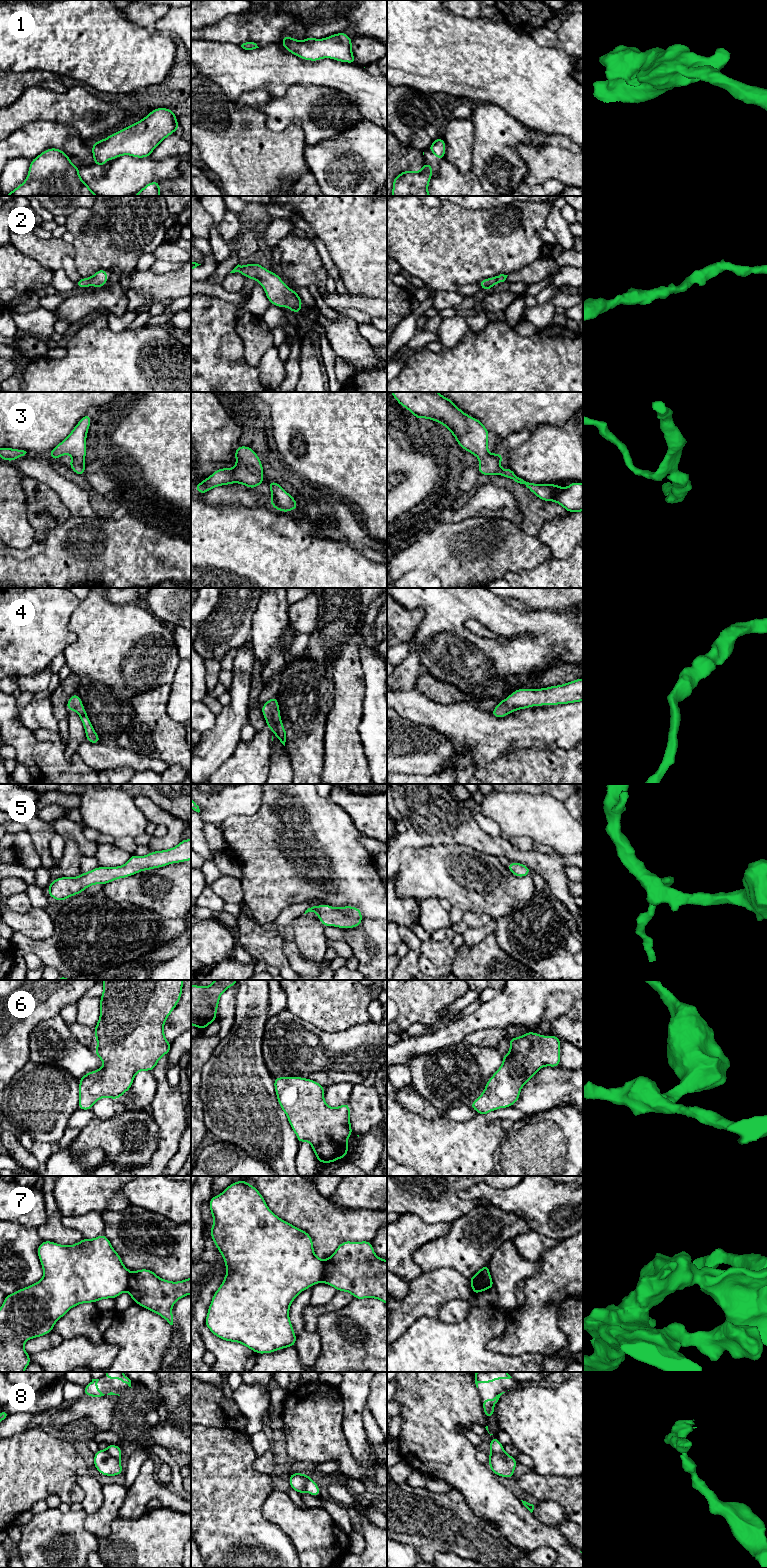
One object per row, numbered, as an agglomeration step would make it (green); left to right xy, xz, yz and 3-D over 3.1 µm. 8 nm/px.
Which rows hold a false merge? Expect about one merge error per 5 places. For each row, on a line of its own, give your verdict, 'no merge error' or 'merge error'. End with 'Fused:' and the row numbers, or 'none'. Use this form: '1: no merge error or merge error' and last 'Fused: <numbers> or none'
1: no merge error
2: no merge error
3: no merge error
4: no merge error
5: no merge error
6: no merge error
7: merge error
8: merge error
Fused: 7, 8

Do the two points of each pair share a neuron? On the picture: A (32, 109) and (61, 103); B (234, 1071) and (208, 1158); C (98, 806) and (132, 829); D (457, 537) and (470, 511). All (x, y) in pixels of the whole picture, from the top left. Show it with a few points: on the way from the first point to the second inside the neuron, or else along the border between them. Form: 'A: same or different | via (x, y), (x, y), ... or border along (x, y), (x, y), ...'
A: same | via (39, 106), (54, 106)
B: different | border along (215, 1138), (237, 1146)
C: same | via (106, 810), (113, 812), (124, 821)
D: different | border along (480, 516), (453, 522)

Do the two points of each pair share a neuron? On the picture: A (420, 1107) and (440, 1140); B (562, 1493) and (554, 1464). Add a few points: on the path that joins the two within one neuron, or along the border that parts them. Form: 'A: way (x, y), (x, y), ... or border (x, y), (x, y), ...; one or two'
A: border (402, 1105), (423, 1117); two
B: border (534, 1470), (540, 1474), (572, 1477); two

